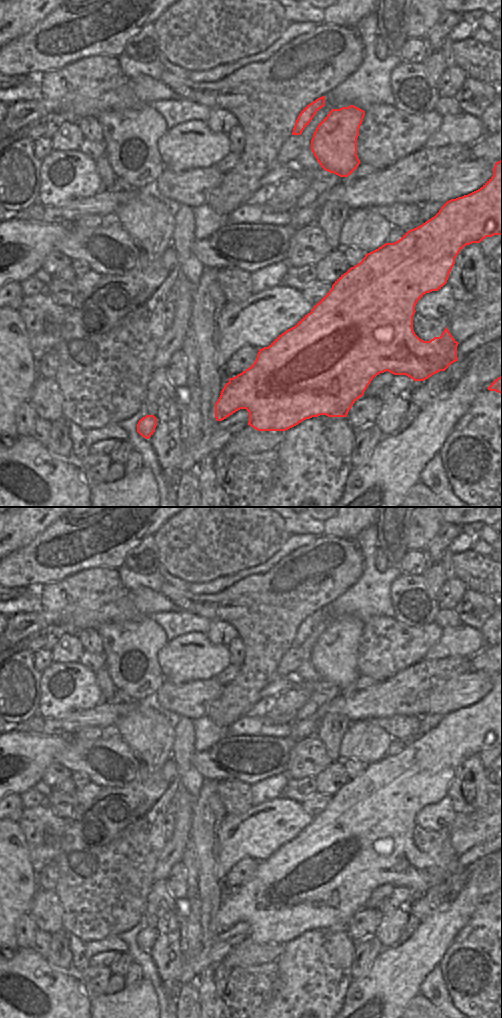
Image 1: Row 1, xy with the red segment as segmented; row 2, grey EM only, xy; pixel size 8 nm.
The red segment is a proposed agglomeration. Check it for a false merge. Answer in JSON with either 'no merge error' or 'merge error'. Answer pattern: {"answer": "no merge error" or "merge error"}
{"answer": "no merge error"}

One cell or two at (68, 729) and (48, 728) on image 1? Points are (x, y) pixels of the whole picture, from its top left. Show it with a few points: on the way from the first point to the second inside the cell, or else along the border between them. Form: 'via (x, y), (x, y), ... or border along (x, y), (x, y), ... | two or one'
via (63, 727), (53, 727) | one

